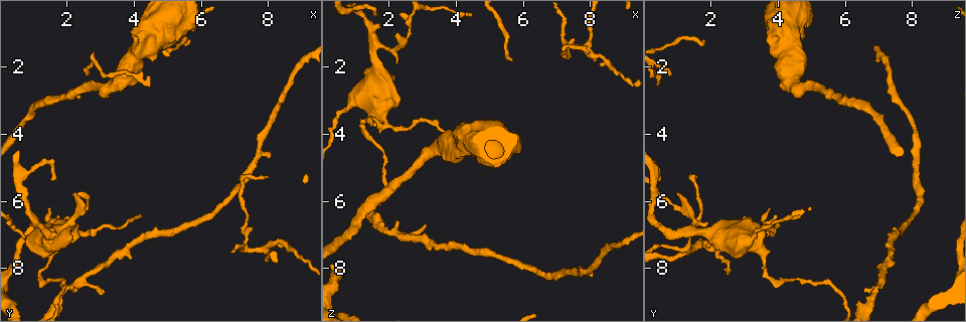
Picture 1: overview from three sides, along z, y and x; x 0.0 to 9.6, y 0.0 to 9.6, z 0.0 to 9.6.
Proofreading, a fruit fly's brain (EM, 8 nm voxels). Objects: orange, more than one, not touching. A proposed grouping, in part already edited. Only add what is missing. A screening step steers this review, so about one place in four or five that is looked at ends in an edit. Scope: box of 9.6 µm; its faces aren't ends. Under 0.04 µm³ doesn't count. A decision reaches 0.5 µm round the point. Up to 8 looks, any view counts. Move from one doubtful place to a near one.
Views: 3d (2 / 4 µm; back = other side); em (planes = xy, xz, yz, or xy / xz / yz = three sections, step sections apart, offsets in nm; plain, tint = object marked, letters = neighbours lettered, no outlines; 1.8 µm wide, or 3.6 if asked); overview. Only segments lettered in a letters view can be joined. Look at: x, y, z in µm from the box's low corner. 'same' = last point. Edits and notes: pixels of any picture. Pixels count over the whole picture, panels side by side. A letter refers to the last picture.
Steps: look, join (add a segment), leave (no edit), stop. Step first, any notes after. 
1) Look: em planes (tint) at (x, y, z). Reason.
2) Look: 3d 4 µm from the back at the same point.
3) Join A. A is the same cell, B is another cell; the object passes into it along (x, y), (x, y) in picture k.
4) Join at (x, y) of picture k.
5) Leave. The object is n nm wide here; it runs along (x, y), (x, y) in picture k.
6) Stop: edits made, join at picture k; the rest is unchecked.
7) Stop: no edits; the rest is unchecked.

Look: 3d 4 µm at (2.25, 5.80, 0.95). Branch stops here.

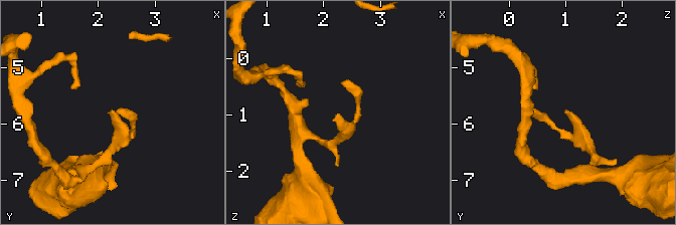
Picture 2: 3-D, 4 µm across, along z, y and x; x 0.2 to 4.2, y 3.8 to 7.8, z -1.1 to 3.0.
Look: em planes (plain) at (2.25, 5.80, 0.95).

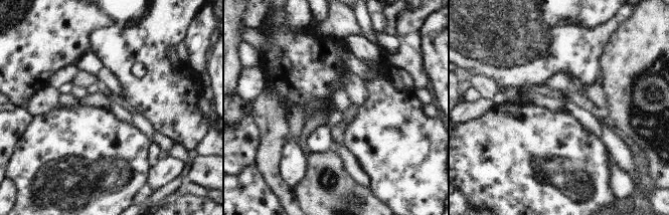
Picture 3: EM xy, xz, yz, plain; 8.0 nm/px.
Look: em planes (letters) at the same point.

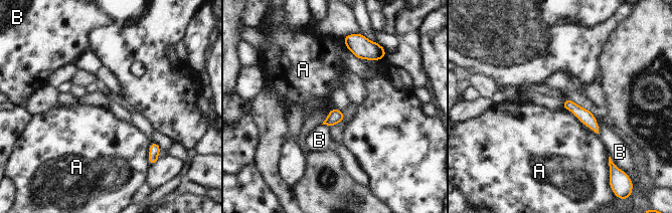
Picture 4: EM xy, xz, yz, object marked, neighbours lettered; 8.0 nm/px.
Leave. The object is 90 nm wide here; A and B are other cells; it runs along (566, 102), (578, 111), (596, 129) in picture 4; none of them fits.

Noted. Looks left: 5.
Look: 3d 4 µm from the back at (8.05, 5.35, 1.50). Long arm stops here.

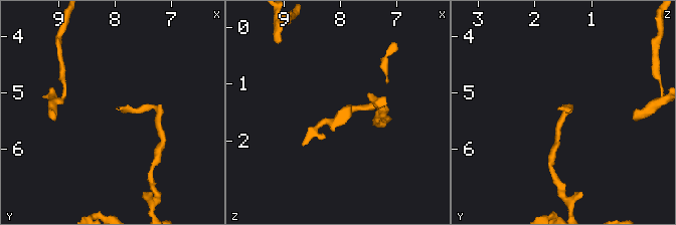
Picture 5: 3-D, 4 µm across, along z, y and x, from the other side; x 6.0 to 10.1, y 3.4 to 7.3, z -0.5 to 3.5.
Look: em planes (letters) at (8.00, 5.30, 1.55). Need the tissue.

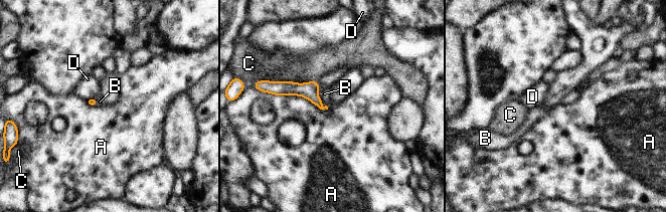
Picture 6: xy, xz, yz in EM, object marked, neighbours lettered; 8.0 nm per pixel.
Join B. B is the same cell, A, C and D are other cells; the object passes into it along (309, 90), (319, 97), (324, 93) in picture 6; the cell continues.

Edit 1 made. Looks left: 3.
Look: em 3.6 µm planes (plain) at (0.65, 7.05, 3.25). Sudden change in width.

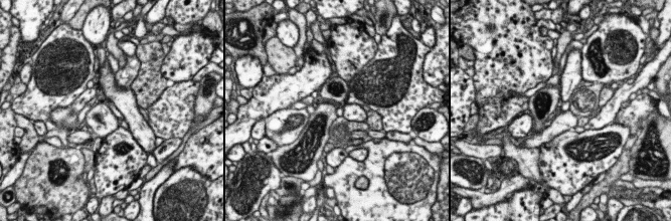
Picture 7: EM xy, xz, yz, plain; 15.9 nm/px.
Look: em 3.6 µm planes (tint) at the same point.

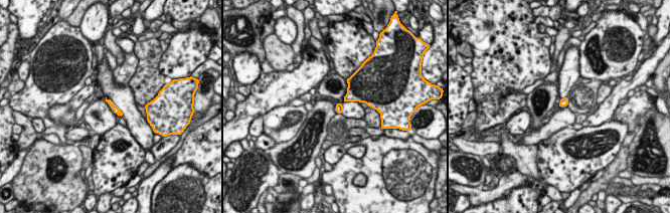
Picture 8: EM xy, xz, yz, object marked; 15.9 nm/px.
Look: em 3.6 µm planes (letters) at the same point. What lies round it.

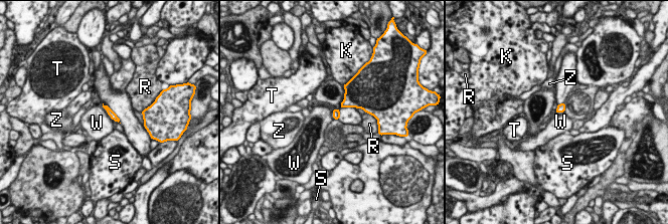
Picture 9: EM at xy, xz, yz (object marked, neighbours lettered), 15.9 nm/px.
Leave. The object is 100 nm wide here; K, R, S, T, W and Z are other cells; a border runs along (103, 106), (113, 121) in picture 9; none of them fits.

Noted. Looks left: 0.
Stop: edits made, join at picture 6; the rest is unchecked.

